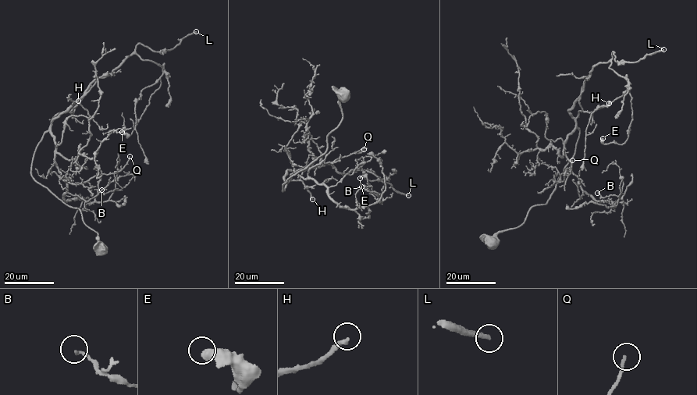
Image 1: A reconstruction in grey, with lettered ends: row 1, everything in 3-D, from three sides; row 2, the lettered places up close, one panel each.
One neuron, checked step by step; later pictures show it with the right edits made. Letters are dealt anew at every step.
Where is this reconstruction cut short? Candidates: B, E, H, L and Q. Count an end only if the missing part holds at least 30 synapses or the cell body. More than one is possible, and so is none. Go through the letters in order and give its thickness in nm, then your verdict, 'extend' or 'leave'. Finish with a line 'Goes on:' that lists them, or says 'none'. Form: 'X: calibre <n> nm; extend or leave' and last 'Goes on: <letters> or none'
B: calibre 150 nm; leave
E: calibre 440 nm; leave
H: calibre 240 nm; extend
L: calibre 300 nm; extend
Q: calibre 160 nm; leave
Goes on: H, L

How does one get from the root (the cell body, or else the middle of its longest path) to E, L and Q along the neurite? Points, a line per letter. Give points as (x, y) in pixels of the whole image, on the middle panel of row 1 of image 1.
E: (344, 94), (327, 150), (281, 190), (287, 170), (330, 164), (371, 172), (382, 193), (360, 178)
L: (344, 94), (327, 150), (282, 190), (287, 170), (330, 164), (343, 175), (370, 170), (408, 195)
Q: (344, 94), (342, 120), (328, 133), (327, 150), (282, 190), (293, 172), (306, 178), (321, 161), (364, 149)

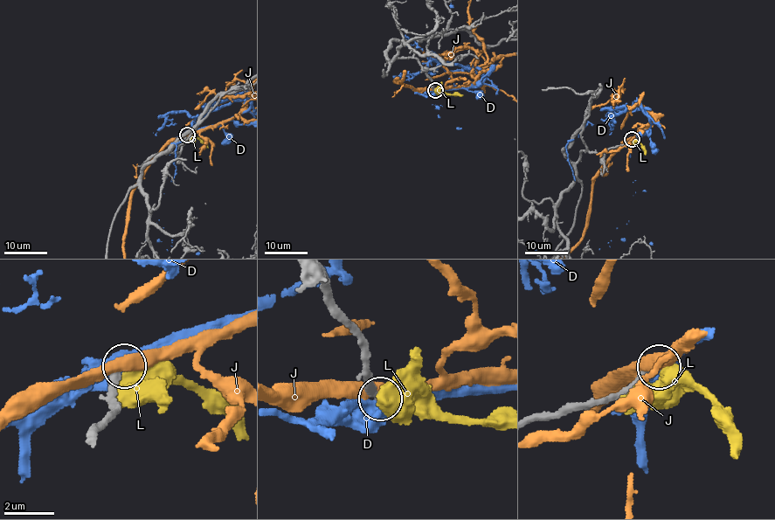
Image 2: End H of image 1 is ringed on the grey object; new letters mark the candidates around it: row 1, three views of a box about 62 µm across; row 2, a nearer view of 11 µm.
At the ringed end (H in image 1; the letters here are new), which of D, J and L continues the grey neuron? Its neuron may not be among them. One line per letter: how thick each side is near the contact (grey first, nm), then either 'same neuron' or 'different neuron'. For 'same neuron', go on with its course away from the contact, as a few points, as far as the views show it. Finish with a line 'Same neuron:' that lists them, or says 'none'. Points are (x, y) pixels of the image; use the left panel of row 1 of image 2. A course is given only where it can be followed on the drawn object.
D: 320/600 nm | different neuron
J: 360/480 nm | different neuron
L: 320/750 nm | different neuron
Same neuron: none

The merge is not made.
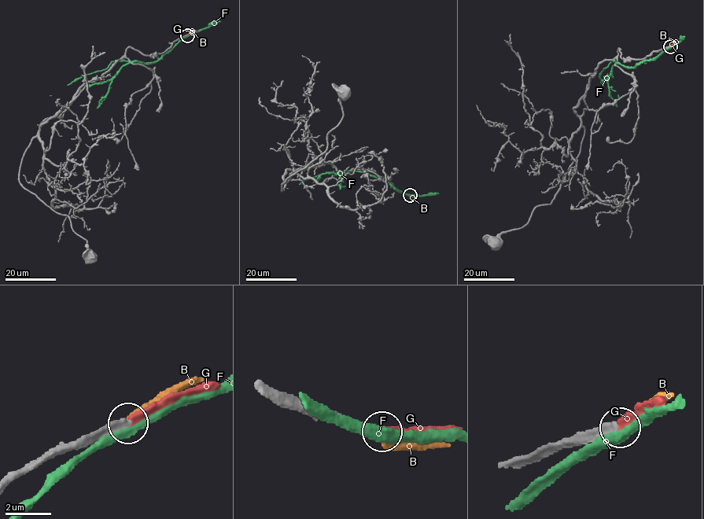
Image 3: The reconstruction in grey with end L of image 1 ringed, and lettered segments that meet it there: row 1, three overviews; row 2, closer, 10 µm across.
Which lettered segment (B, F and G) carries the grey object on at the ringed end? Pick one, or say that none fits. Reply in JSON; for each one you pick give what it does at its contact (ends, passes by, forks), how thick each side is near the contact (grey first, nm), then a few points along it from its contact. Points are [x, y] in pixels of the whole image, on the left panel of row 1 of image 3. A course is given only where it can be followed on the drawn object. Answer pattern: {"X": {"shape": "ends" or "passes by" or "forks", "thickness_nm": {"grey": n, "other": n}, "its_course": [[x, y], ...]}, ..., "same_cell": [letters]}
{"G": {"shape": "ends", "thickness_nm": {"grey": 320, "other": 360}, "its_course": [[187, 34], [197, 31]]}, "same_cell": ["G"]}

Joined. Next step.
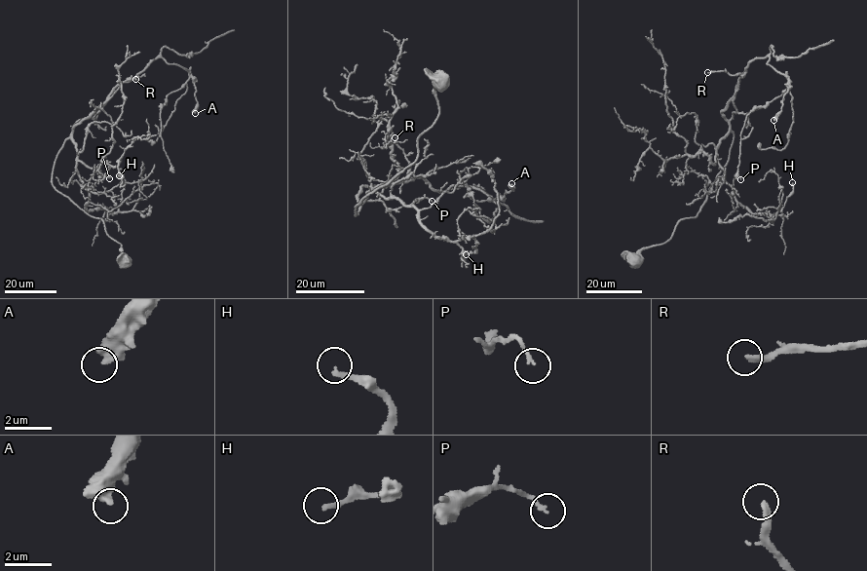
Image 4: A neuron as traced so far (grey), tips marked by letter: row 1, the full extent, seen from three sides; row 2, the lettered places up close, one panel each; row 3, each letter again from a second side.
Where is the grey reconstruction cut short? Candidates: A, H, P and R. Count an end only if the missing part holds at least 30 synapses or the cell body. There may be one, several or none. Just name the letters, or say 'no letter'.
R

